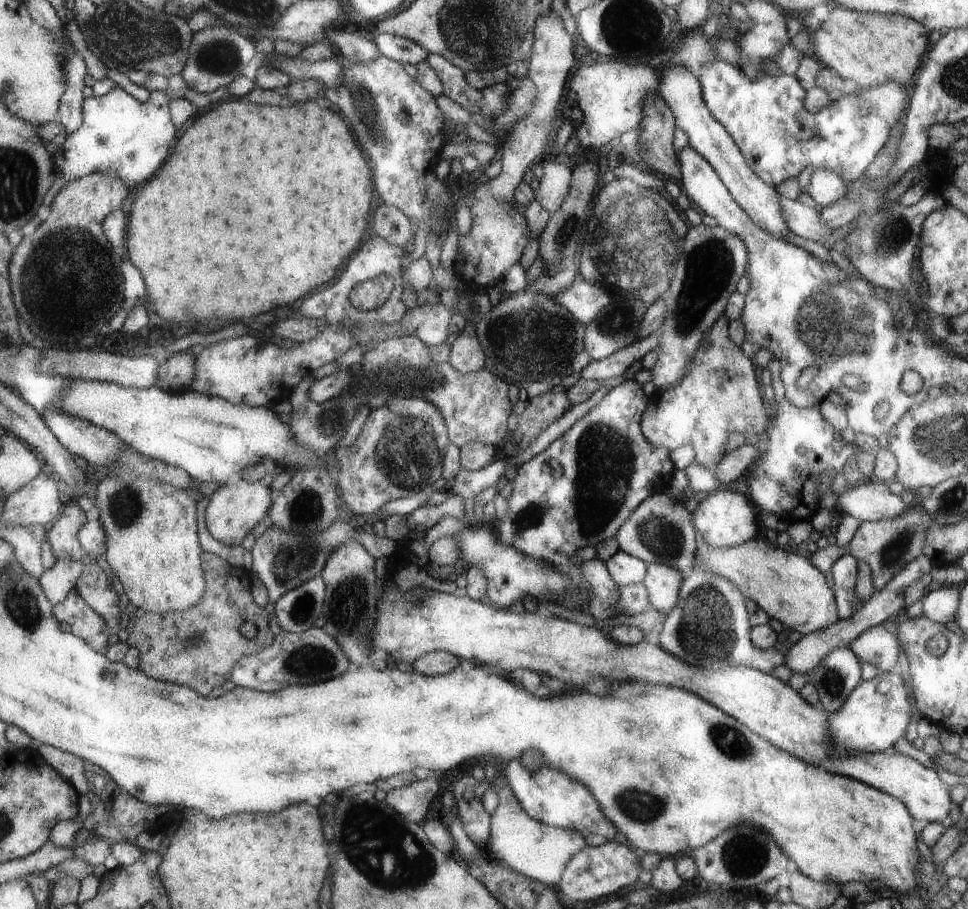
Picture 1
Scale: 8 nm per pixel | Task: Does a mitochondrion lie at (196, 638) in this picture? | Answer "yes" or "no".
yes

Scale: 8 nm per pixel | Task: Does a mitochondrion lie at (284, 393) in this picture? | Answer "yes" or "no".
no

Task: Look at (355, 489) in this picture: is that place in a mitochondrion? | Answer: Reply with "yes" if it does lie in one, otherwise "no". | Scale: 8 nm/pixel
no

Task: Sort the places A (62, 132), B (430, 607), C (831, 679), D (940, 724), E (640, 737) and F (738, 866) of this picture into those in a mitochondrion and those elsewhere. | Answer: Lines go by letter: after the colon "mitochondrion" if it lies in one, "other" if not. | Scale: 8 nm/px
A: other
B: other
C: mitochondrion
D: other
E: other
F: mitochondrion

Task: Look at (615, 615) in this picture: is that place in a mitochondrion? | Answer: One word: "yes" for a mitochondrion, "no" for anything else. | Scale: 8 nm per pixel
no

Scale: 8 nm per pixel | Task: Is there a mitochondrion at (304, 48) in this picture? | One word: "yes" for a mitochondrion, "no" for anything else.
no

